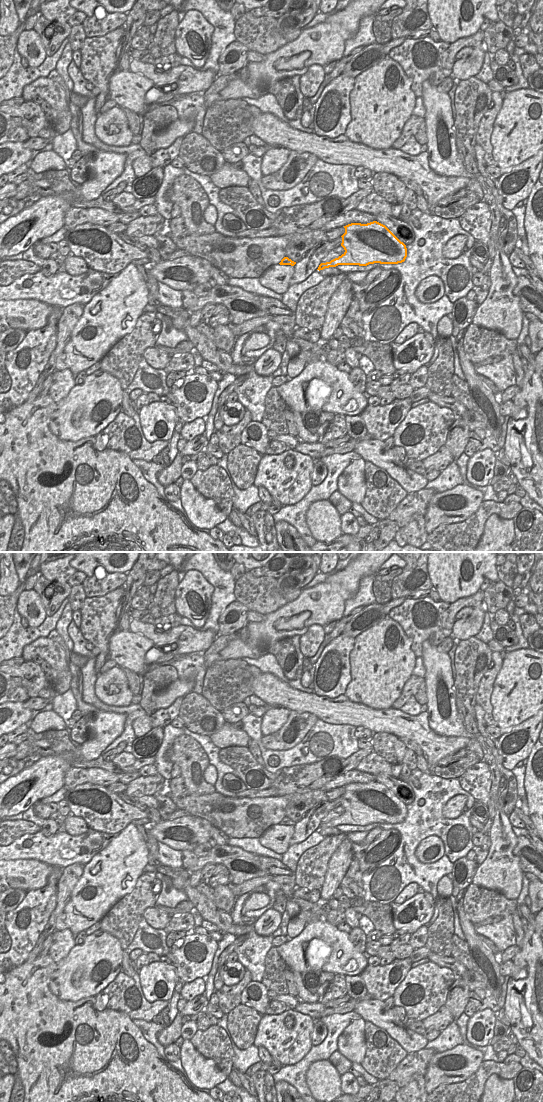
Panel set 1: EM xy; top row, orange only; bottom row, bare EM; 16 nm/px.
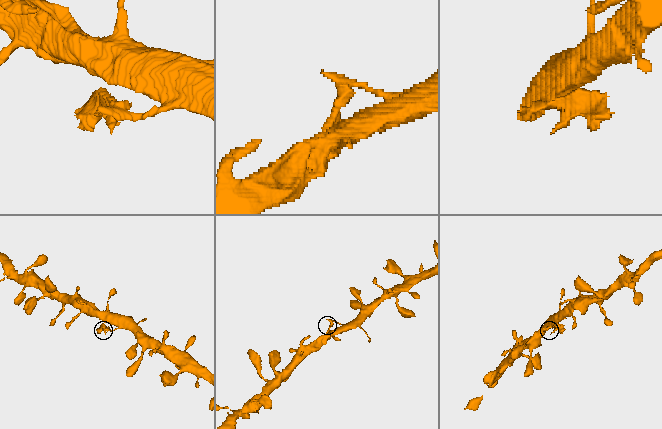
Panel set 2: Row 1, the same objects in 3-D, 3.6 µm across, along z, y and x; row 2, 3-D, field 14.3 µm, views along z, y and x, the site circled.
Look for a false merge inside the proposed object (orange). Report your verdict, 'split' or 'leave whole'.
split

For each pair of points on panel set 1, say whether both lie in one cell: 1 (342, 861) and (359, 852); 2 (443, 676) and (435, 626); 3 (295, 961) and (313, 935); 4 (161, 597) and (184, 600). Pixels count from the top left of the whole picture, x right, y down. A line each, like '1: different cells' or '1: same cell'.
1: different cells
2: different cells
3: same cell
4: different cells

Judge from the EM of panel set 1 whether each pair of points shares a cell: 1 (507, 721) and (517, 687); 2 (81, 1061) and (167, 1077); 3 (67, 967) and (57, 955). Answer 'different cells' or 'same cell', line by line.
1: same cell
2: same cell
3: different cells

